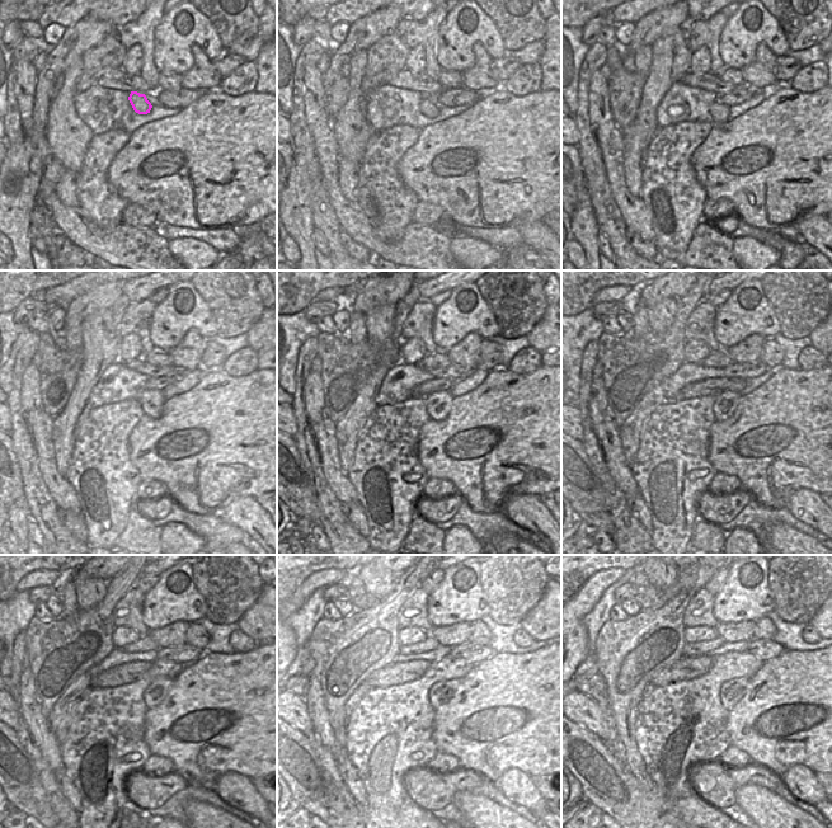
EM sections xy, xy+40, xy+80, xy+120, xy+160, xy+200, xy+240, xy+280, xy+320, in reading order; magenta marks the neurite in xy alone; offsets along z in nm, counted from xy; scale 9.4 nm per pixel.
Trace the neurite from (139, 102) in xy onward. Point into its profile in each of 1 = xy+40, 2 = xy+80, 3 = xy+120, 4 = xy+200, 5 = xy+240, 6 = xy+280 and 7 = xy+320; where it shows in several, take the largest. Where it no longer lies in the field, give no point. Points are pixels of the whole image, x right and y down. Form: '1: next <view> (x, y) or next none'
1: next xy+40 (429, 108)
2: next xy+80 (720, 113)
3: next xy+120 (151, 401)
4: next xy+200 (725, 401)
5: next xy+240 (155, 692)
6: next xy+280 (442, 691)
7: next xy+320 (732, 691)

